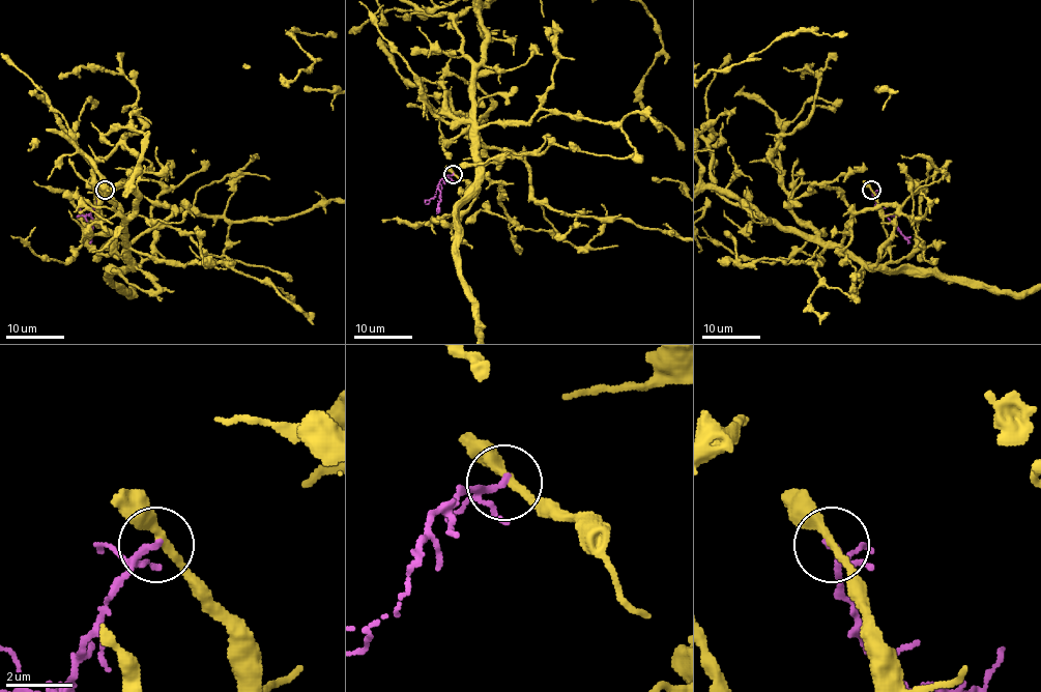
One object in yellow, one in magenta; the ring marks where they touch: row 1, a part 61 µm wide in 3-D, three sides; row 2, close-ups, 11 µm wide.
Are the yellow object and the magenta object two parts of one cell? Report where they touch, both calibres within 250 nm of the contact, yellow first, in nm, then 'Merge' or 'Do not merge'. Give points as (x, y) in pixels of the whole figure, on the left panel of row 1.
Place: (105, 190). Thickness 280 nm (yellow) against 150 nm. Do not merge

